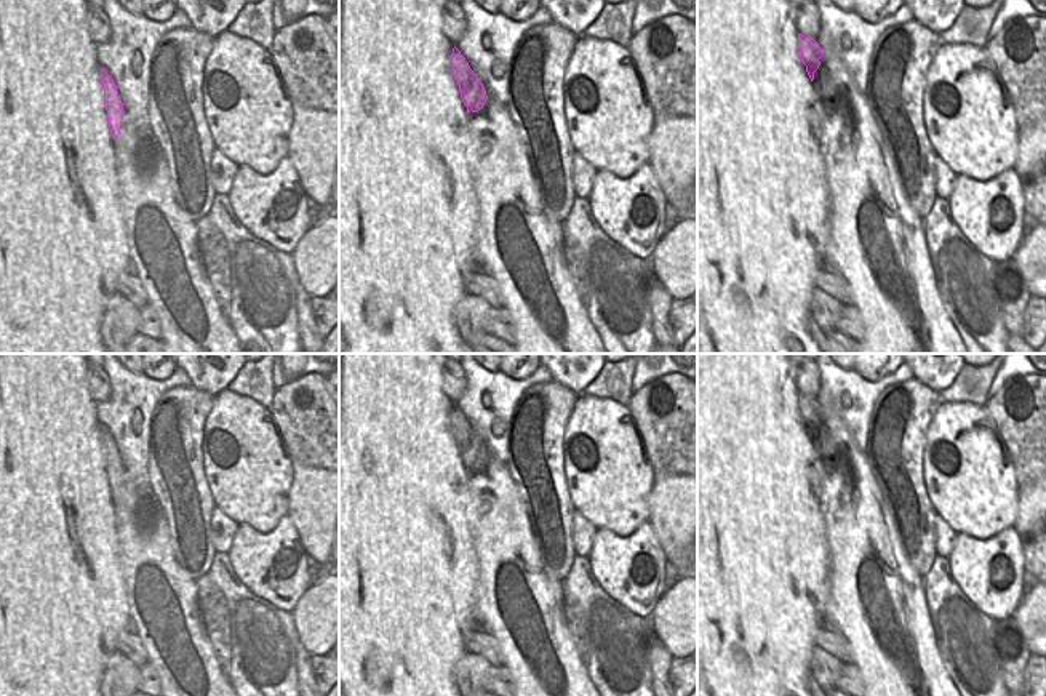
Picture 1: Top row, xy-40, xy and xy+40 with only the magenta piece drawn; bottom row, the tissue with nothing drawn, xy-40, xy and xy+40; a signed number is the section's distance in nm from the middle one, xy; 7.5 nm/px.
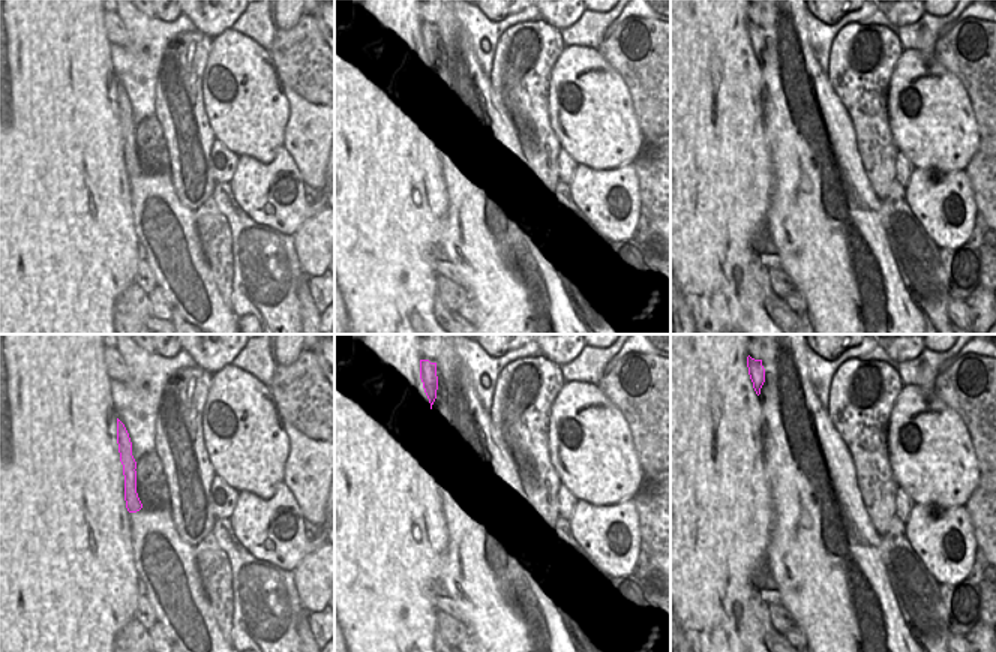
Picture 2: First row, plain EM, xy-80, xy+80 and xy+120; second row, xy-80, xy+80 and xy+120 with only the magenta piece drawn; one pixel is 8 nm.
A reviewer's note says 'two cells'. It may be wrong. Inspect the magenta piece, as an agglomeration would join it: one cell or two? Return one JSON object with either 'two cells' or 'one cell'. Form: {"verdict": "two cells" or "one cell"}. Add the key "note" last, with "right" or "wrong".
{"verdict": "one cell", "note": "wrong"}

